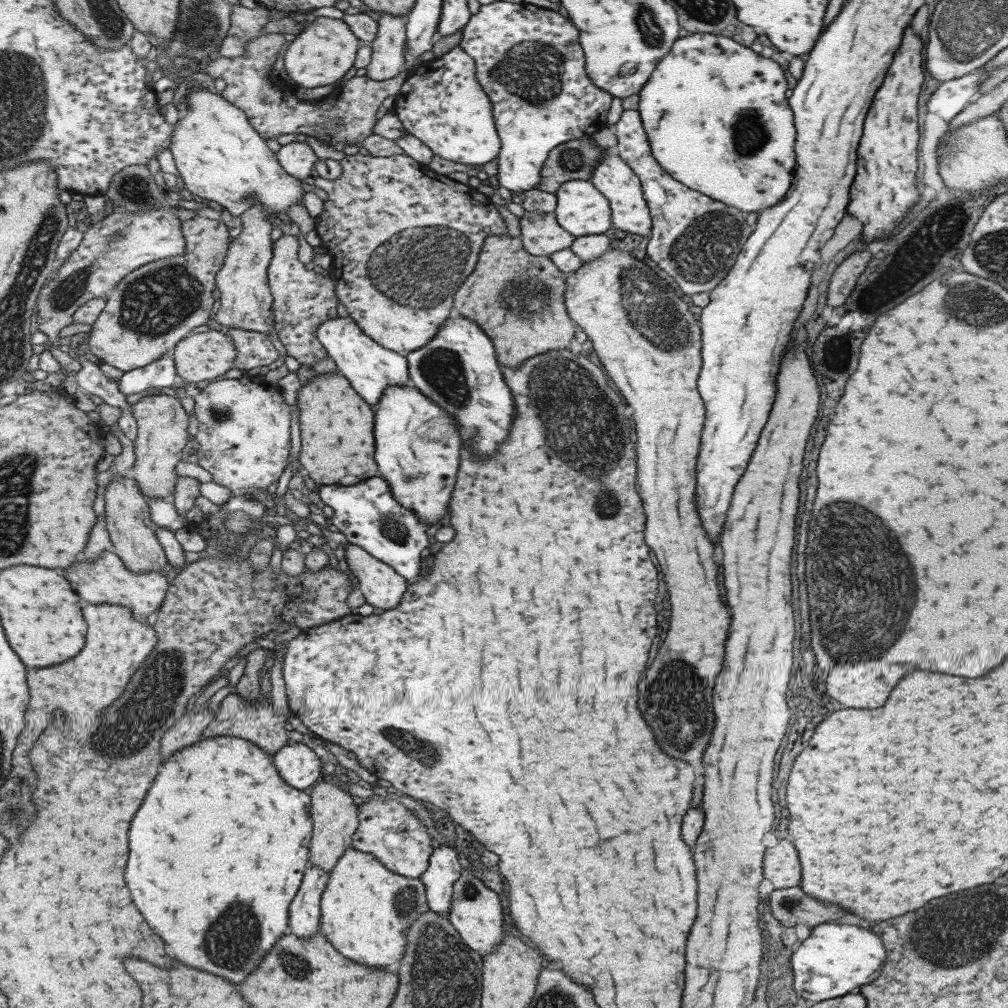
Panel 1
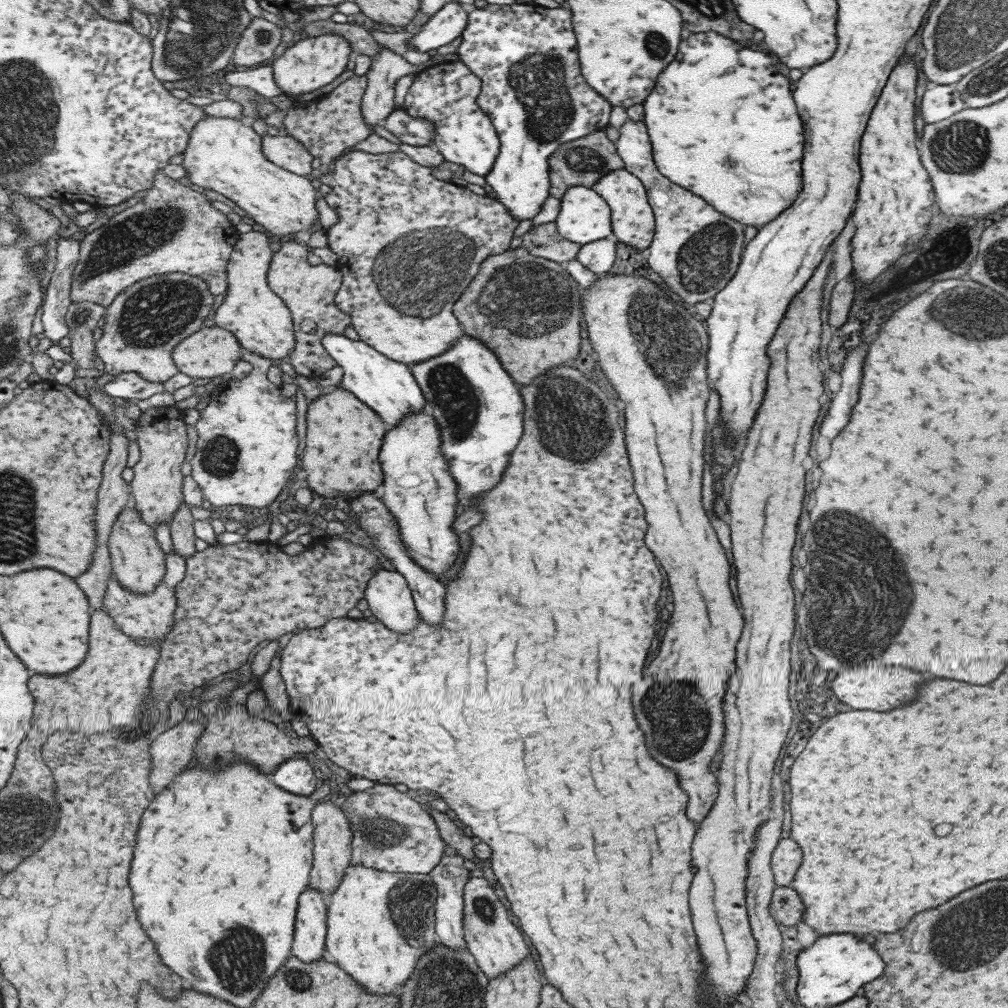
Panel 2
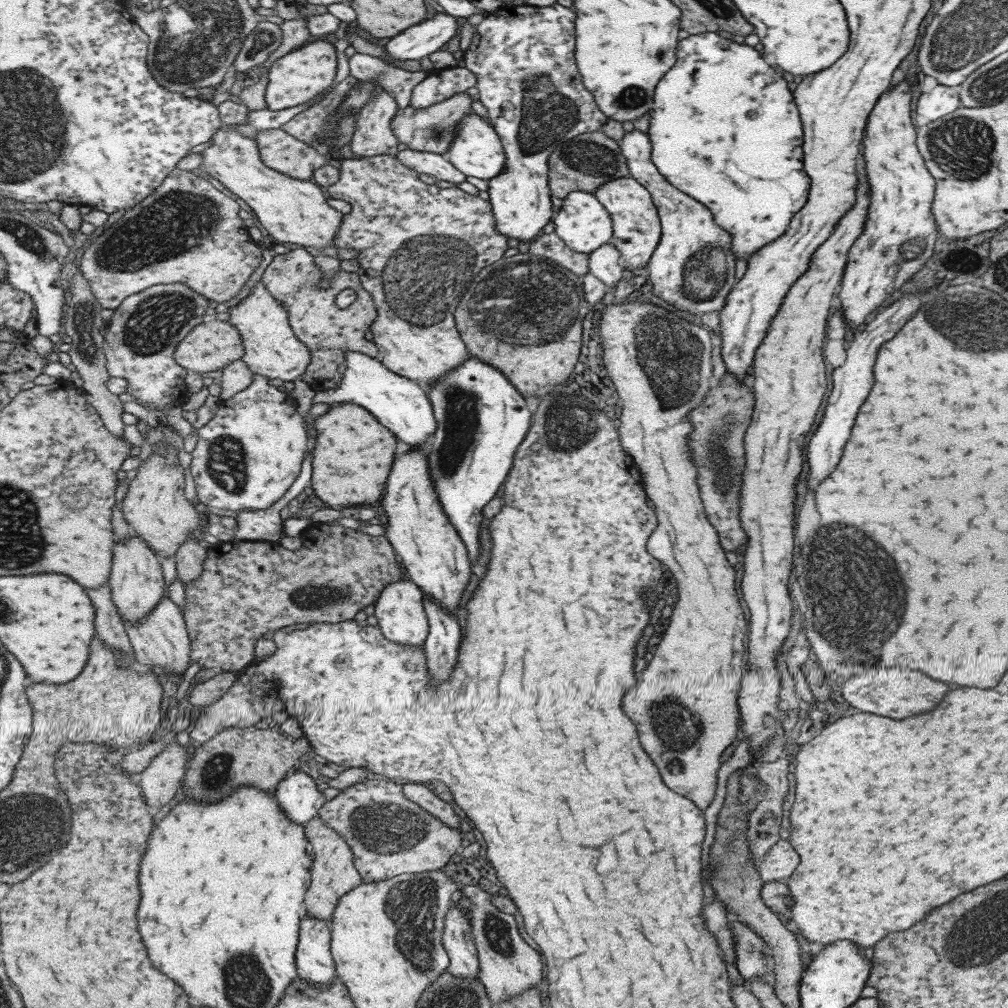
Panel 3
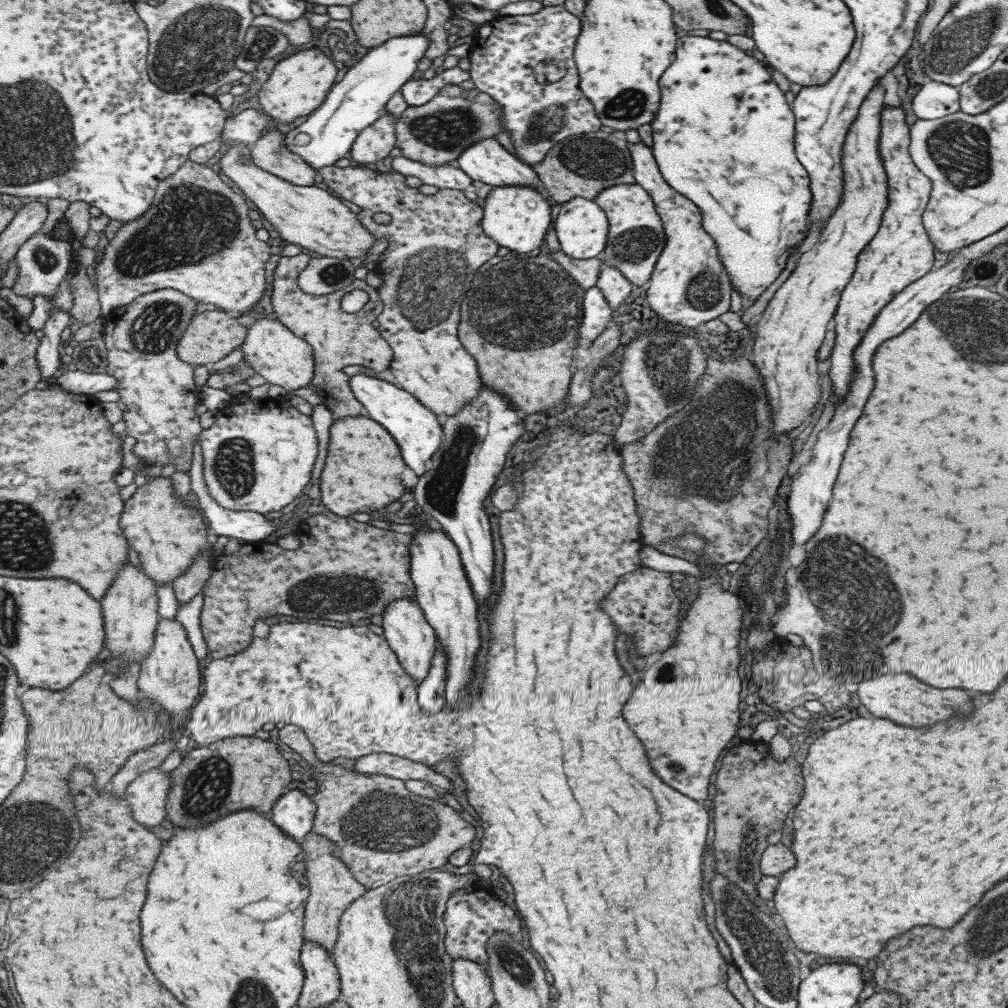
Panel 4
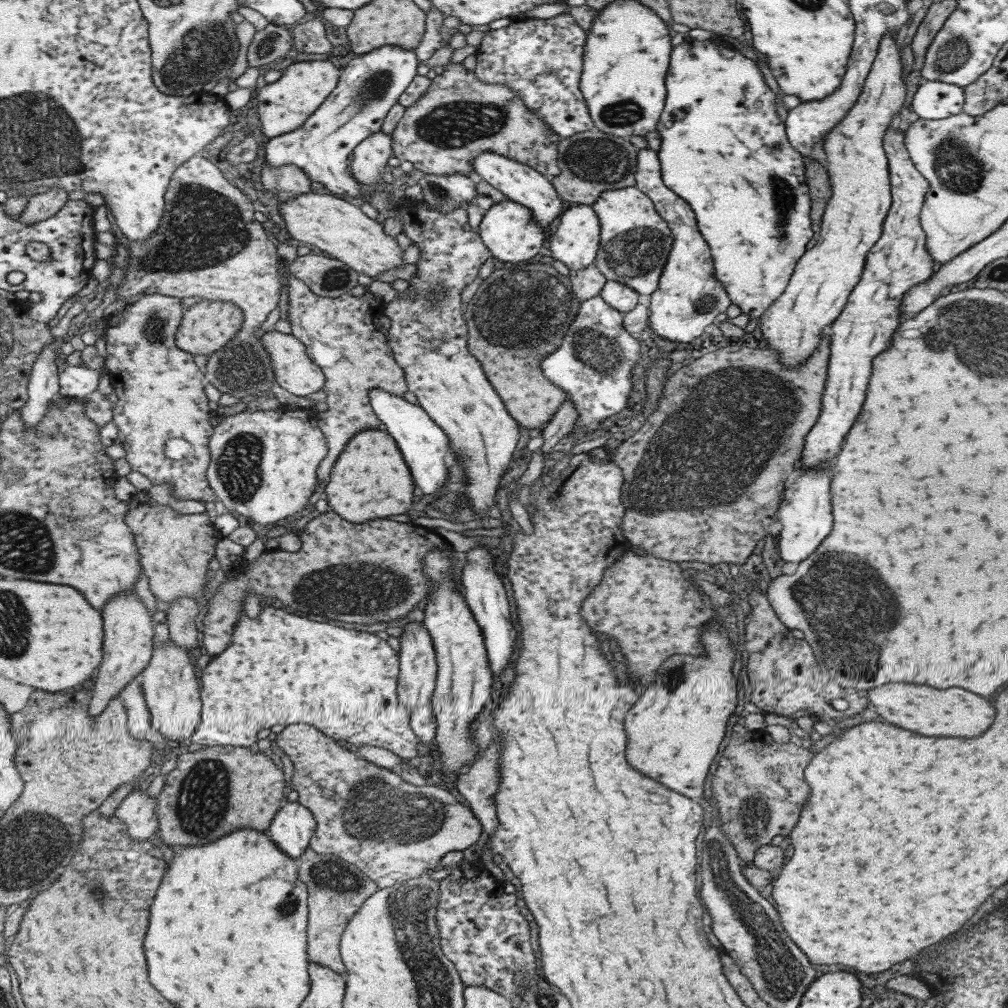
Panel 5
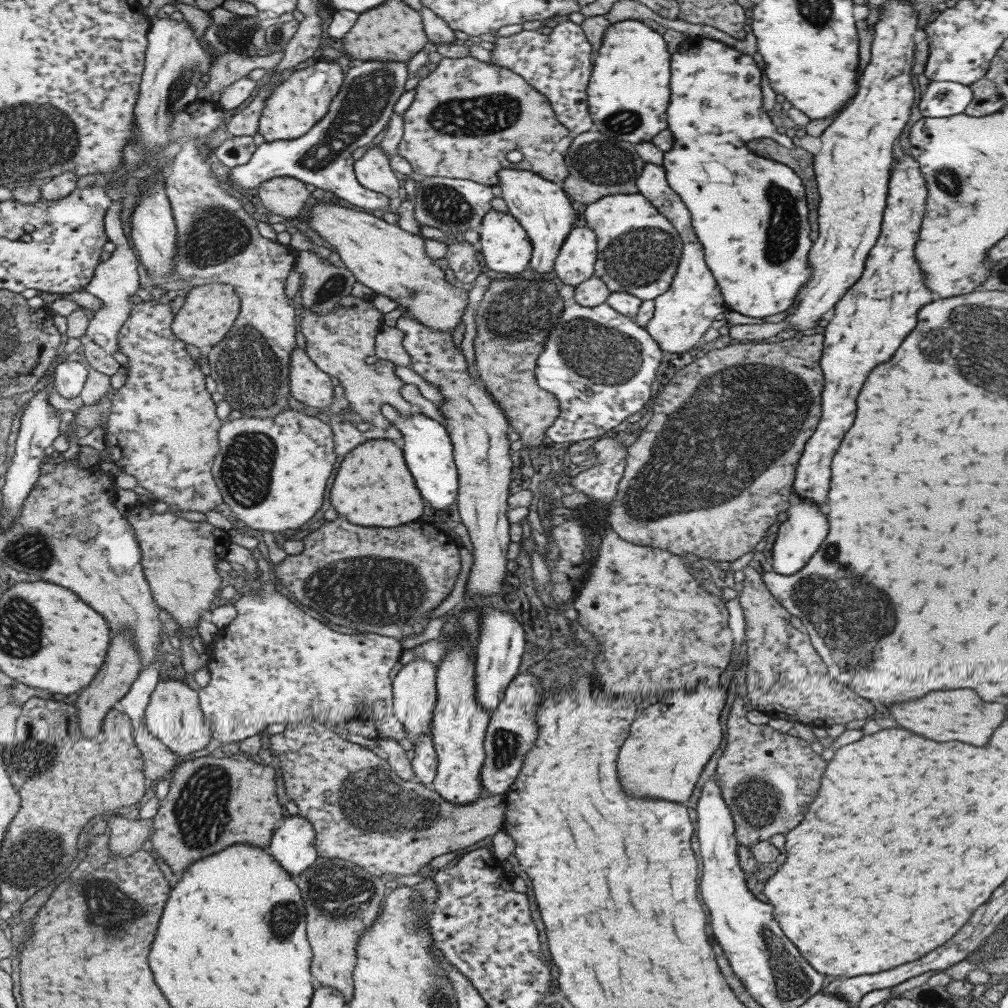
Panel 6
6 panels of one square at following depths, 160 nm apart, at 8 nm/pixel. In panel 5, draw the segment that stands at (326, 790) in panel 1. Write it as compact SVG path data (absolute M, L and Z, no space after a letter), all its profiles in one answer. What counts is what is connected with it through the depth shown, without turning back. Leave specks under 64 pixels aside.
M311 848L305 849L297 862L300 882L309 886L309 958L314 963L329 967L334 973L343 976L344 966L338 955L341 933L361 903L378 890L377 886L371 878L349 867L338 857L316 854Z

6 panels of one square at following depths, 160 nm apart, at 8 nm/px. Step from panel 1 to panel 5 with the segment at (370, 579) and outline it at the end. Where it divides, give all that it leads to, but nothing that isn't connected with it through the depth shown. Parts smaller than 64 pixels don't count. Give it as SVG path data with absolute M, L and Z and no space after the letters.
M408 622L402 626L403 632L398 636L398 672L396 675L396 699L400 706L409 709L426 708L434 689L436 679L435 652L428 630L422 622Z

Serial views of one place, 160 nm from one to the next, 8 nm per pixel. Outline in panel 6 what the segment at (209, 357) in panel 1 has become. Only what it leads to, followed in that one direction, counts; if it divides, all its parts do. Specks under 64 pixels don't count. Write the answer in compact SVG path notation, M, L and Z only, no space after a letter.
M223 282L202 284L187 290L189 293L173 321L173 332L183 342L192 344L202 351L209 350L223 342L233 325L237 323L242 306L240 294L237 294L232 284Z

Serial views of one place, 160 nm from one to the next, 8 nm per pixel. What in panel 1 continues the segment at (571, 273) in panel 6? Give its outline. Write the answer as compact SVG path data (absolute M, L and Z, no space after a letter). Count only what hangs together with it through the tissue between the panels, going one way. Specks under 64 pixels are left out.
M569 180L554 192L557 224L576 236L603 234L609 226L608 200L588 180Z

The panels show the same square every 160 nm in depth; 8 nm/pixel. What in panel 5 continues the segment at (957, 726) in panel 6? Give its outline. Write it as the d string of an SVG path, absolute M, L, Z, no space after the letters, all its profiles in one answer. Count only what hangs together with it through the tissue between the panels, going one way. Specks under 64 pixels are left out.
M883 684L879 688L867 690L869 702L875 706L875 712L903 730L917 732L921 736L979 736L993 722L995 710L989 702L961 688L935 690L929 686L917 684Z

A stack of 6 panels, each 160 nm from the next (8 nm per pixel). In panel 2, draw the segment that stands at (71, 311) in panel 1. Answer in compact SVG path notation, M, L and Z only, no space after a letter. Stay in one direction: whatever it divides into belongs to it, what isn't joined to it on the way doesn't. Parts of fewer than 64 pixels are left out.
M160 171L155 174L153 186L145 192L143 200L113 215L104 225L81 237L80 261L72 276L72 302L96 302L106 308L119 294L136 282L158 274L187 273L201 277L209 283L213 294L228 292L228 264L236 252L236 244L241 234L227 216L213 208L207 198L189 186L179 184L177 179Z

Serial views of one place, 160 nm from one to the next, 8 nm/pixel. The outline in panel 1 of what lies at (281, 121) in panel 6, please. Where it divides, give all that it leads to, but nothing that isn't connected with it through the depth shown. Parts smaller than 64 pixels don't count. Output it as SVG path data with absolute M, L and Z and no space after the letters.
M319 16L302 28L295 39L285 46L283 70L299 87L317 88L333 84L351 68L360 45L362 43L353 36L342 19Z

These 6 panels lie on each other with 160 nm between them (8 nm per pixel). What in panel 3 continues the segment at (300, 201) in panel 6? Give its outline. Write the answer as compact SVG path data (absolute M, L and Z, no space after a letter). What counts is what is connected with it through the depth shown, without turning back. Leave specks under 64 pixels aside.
M281 128L259 131L256 141L265 166L289 178L311 181L313 171L325 164L324 152L293 138Z

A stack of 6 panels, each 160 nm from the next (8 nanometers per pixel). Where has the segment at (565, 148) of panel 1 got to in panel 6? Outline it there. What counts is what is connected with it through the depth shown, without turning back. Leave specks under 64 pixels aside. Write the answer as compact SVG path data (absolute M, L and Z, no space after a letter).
M593 129L574 135L565 153L564 163L569 174L562 181L562 189L569 198L585 205L595 202L598 198L605 195L637 193L635 181L639 177L642 166L644 165L637 153L635 153L635 149L633 149L631 143L609 138Z

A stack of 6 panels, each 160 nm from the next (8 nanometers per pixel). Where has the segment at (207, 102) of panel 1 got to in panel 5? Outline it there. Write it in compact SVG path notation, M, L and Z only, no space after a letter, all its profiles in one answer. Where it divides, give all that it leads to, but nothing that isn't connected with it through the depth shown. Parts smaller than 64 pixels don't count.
M309 190L289 199L278 200L277 210L283 216L285 228L292 239L319 248L357 274L372 277L404 264L401 262L403 251L393 237L383 233L381 223L368 218L358 206L336 195L317 194Z

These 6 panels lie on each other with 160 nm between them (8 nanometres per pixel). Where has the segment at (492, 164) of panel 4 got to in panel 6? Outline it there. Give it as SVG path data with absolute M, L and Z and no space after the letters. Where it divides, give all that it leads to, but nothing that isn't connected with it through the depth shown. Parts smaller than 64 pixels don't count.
M499 170L496 192L506 202L508 213L521 225L531 242L529 268L538 273L552 270L561 243L573 228L575 213L564 190L554 182L525 170Z

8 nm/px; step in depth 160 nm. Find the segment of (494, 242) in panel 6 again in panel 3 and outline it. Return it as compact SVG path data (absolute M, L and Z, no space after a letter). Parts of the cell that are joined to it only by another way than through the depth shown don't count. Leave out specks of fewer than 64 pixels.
M559 3L547 7L507 4L483 17L462 54L464 67L476 76L477 103L485 107L487 120L504 150L505 172L488 181L484 195L489 198L495 230L505 238L532 241L551 220L548 156L561 143L579 134L597 131L608 120L595 104L593 95L582 85L574 61L574 20L574 11Z

